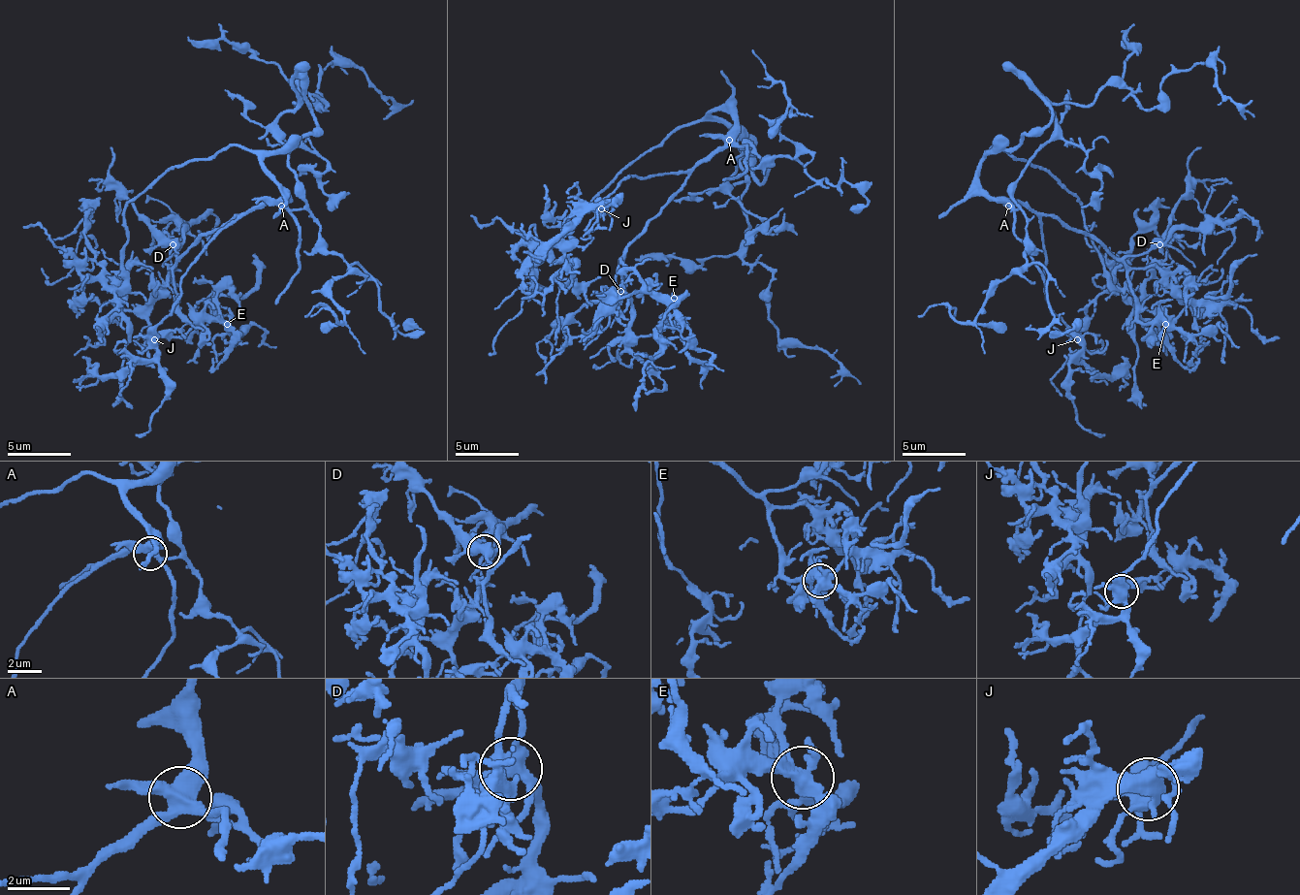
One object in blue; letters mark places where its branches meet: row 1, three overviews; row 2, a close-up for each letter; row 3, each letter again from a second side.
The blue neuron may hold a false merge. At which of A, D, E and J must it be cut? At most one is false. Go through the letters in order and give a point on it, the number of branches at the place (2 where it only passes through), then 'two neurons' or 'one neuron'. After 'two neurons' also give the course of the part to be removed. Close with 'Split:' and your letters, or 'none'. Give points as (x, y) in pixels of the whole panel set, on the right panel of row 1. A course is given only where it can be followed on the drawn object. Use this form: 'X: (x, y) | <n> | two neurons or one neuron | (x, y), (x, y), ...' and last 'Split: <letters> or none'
A: (1008, 206) | 5 | one neuron
D: (1159, 244) | 5 | one neuron
E: (1165, 324) | 5 | one neuron
J: (1077, 339) | 5 | one neuron
Split: none

